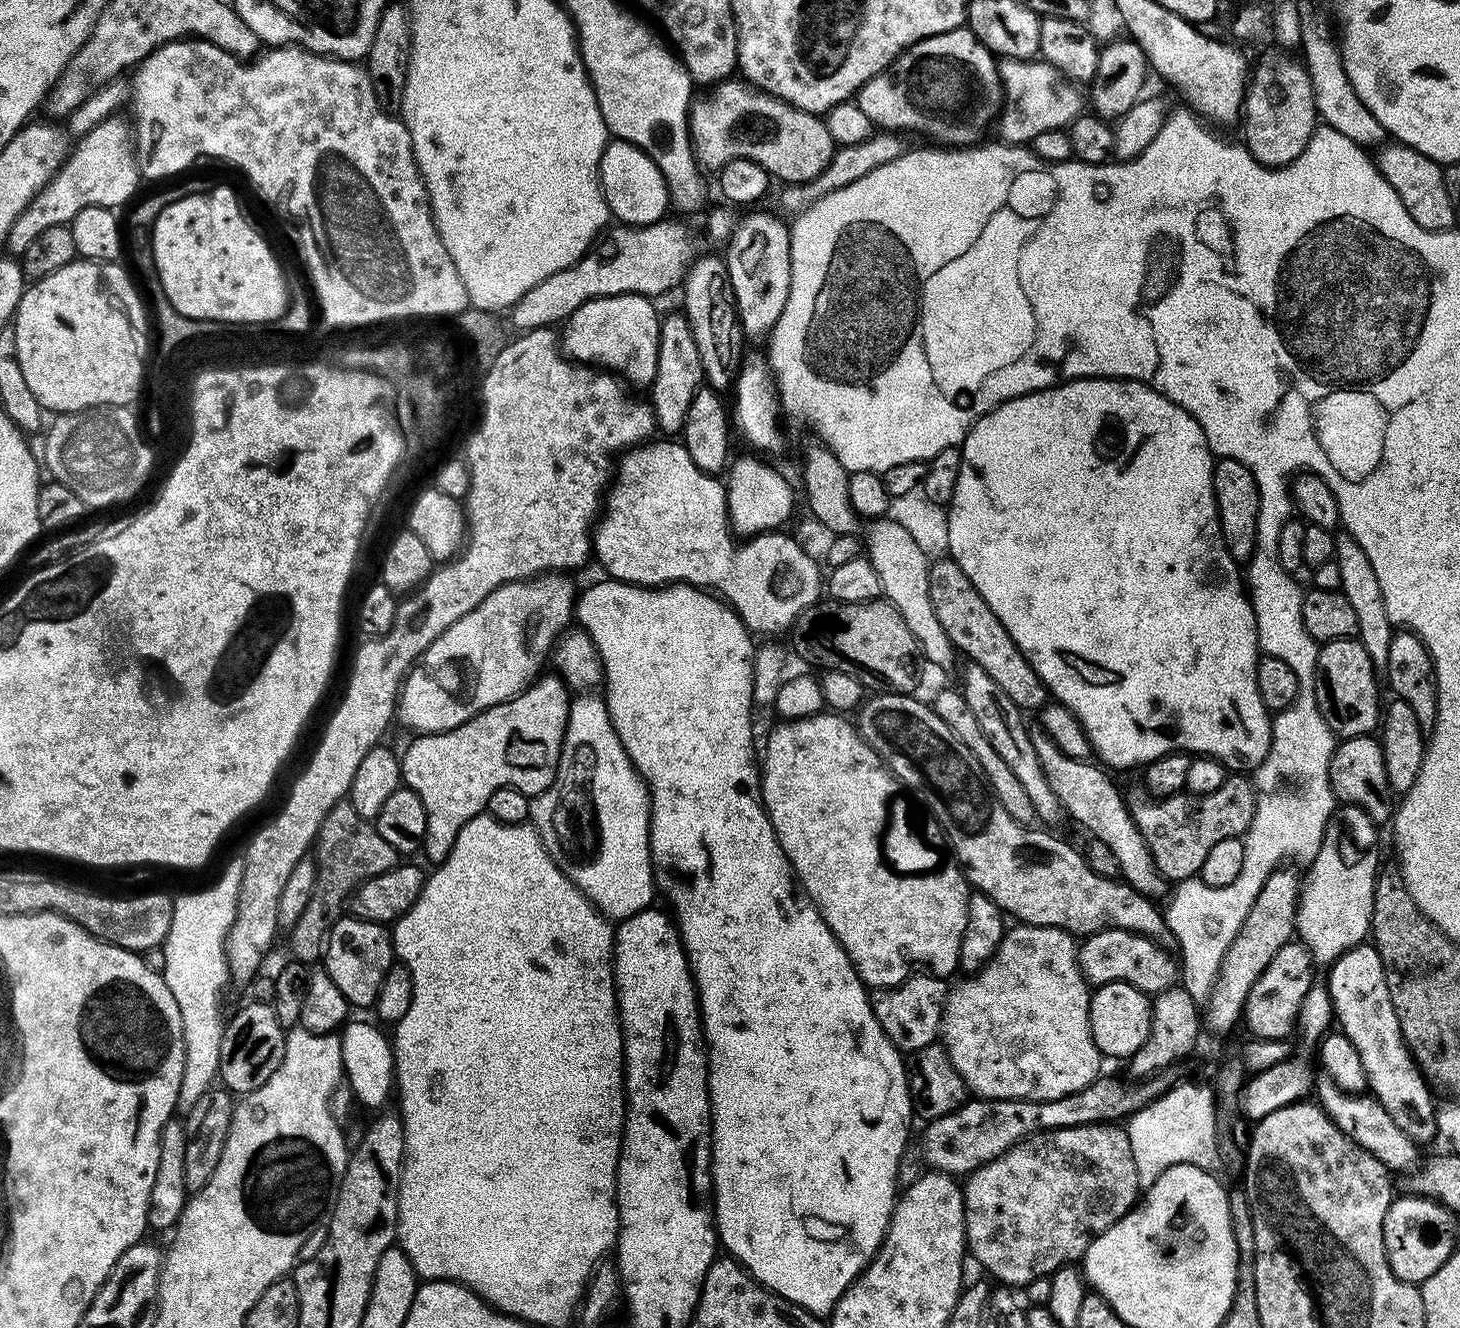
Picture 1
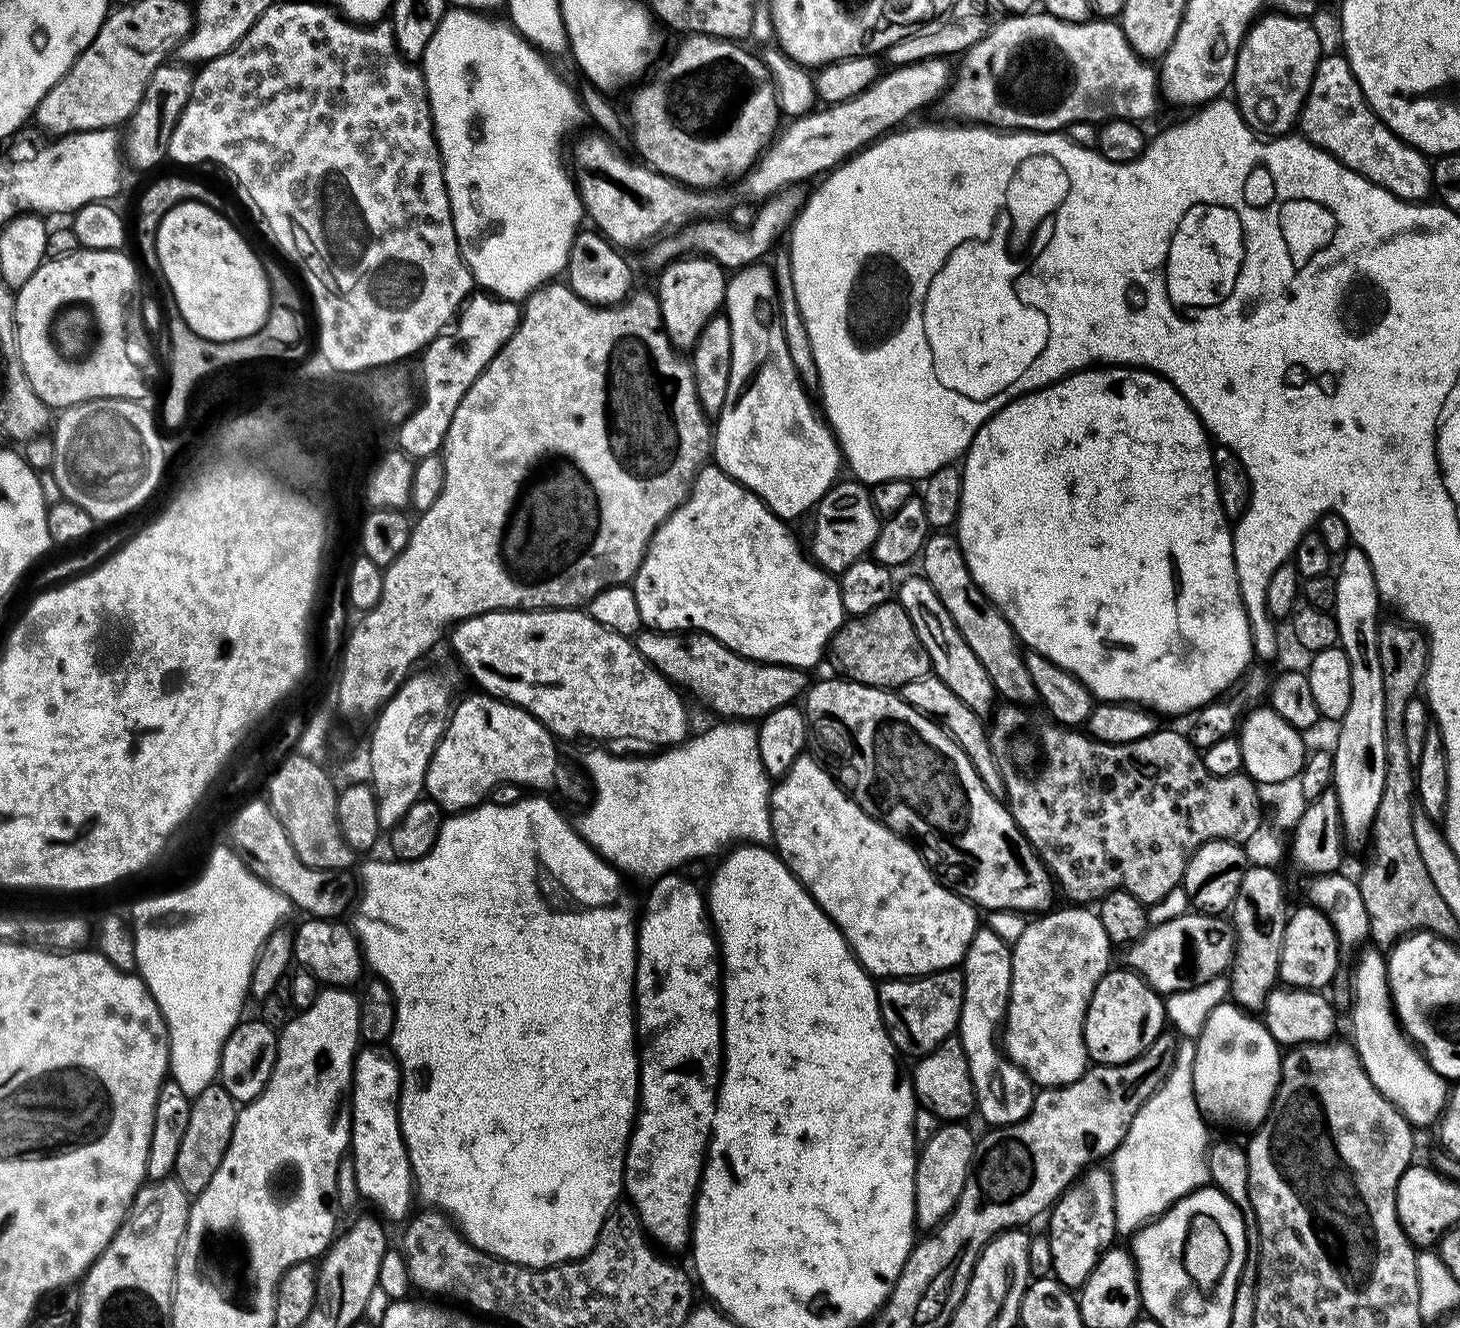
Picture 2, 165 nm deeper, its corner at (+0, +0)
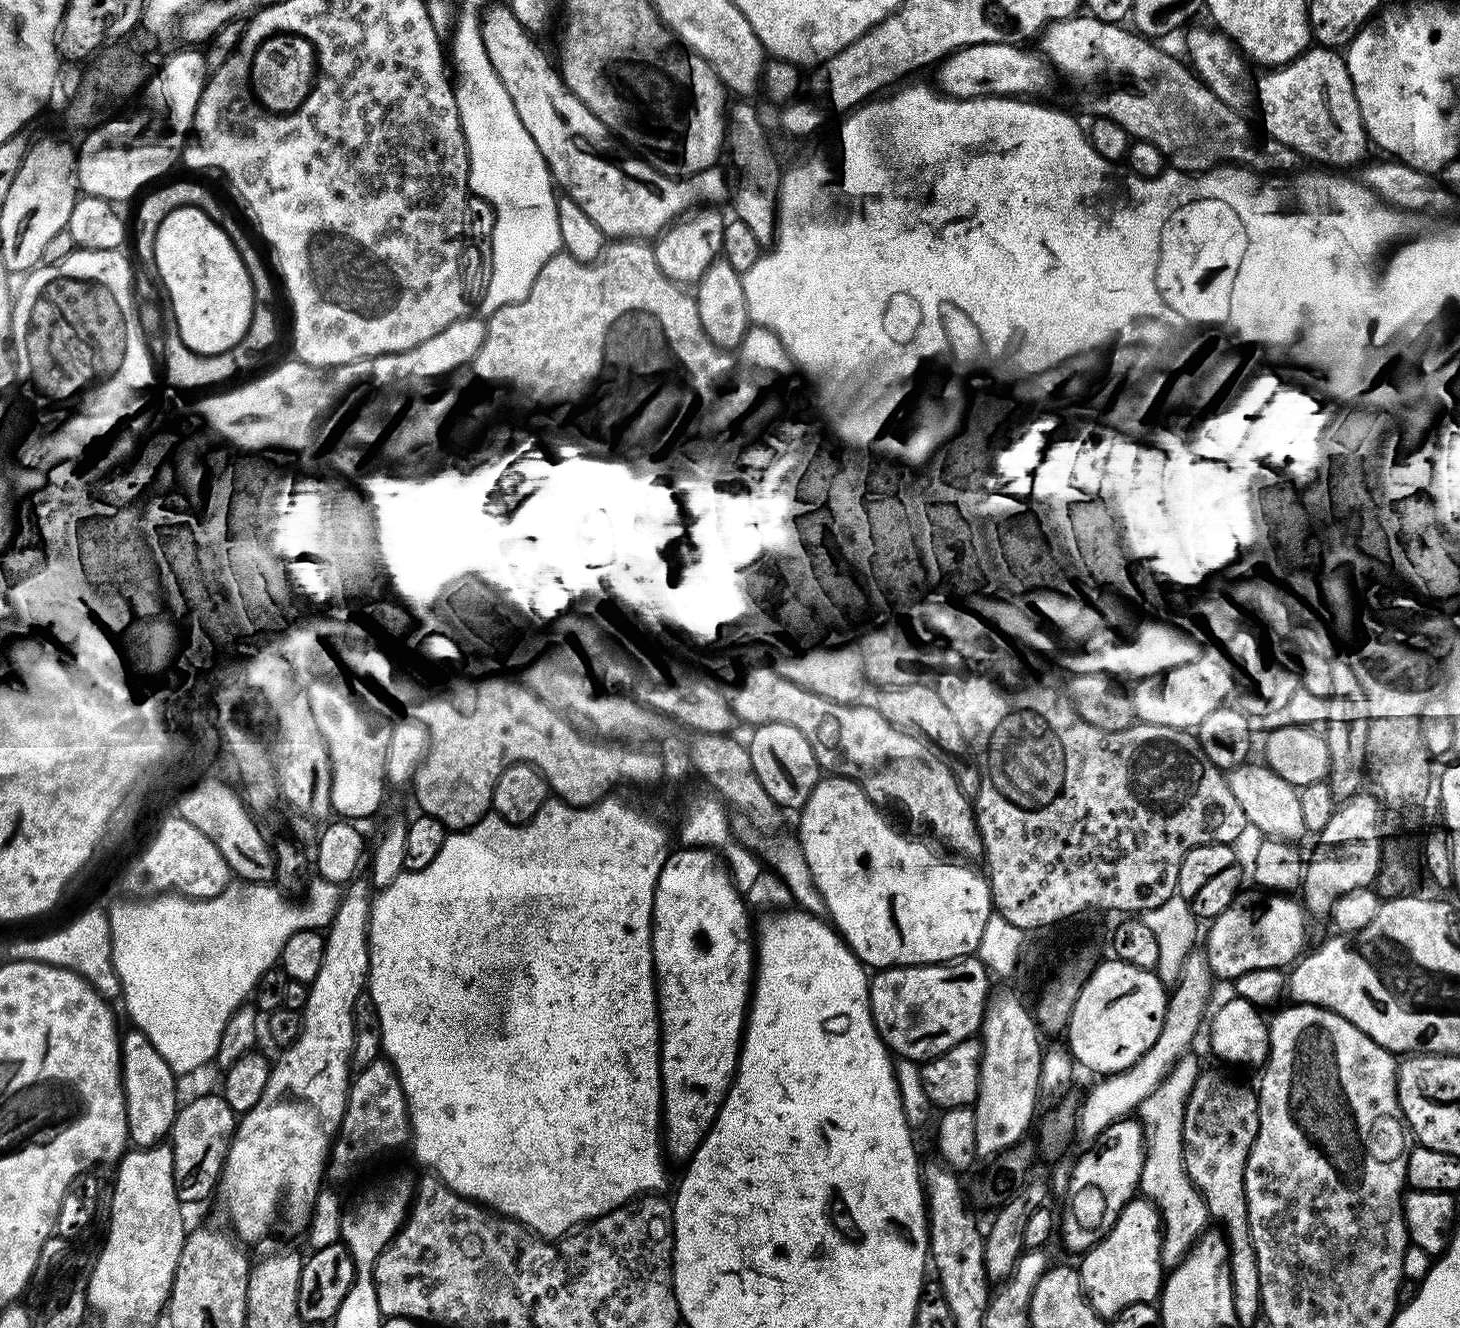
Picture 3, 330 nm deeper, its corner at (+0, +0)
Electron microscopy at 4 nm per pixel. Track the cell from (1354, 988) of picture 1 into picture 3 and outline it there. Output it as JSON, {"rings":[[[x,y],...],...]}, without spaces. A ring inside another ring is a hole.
{"rings":[[[1249,762],[1233,768],[1227,773],[1228,785],[1239,801],[1242,812],[1246,814],[1249,825],[1260,830],[1267,839],[1285,840],[1297,843],[1307,835],[1302,819],[1300,795],[1297,789],[1274,774],[1268,765]],[[1261,764],[1261,765],[1260,765]]]}

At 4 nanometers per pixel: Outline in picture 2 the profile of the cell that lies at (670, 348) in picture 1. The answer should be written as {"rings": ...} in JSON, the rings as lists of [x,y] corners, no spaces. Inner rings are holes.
{"rings":[[[689,254],[659,269],[658,276],[660,276],[660,281],[654,285],[654,291],[656,301],[660,303],[664,333],[672,340],[675,348],[690,350],[698,342],[698,336],[702,334],[702,328],[706,326],[706,322],[710,322],[710,318],[714,318],[723,309],[729,273],[719,262],[711,260],[708,256]]]}

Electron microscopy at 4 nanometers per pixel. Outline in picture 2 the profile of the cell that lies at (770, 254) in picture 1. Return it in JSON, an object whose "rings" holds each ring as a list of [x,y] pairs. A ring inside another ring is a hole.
{"rings":[[[764,262],[747,264],[746,267],[733,271],[728,277],[728,289],[724,299],[723,311],[726,313],[730,322],[730,386],[726,390],[726,402],[722,406],[718,419],[714,424],[714,435],[712,438],[712,451],[714,453],[715,467],[722,469],[727,476],[734,478],[744,488],[749,488],[752,493],[760,500],[775,516],[780,517],[785,522],[792,522],[795,516],[800,516],[803,512],[811,513],[816,505],[820,503],[821,498],[837,483],[840,472],[840,456],[842,449],[825,417],[821,415],[812,405],[809,389],[804,387],[800,380],[798,370],[794,362],[790,362],[790,350],[786,350],[786,334],[784,333],[784,324],[780,320],[780,299],[776,296],[776,280],[772,276],[772,268]]]}

